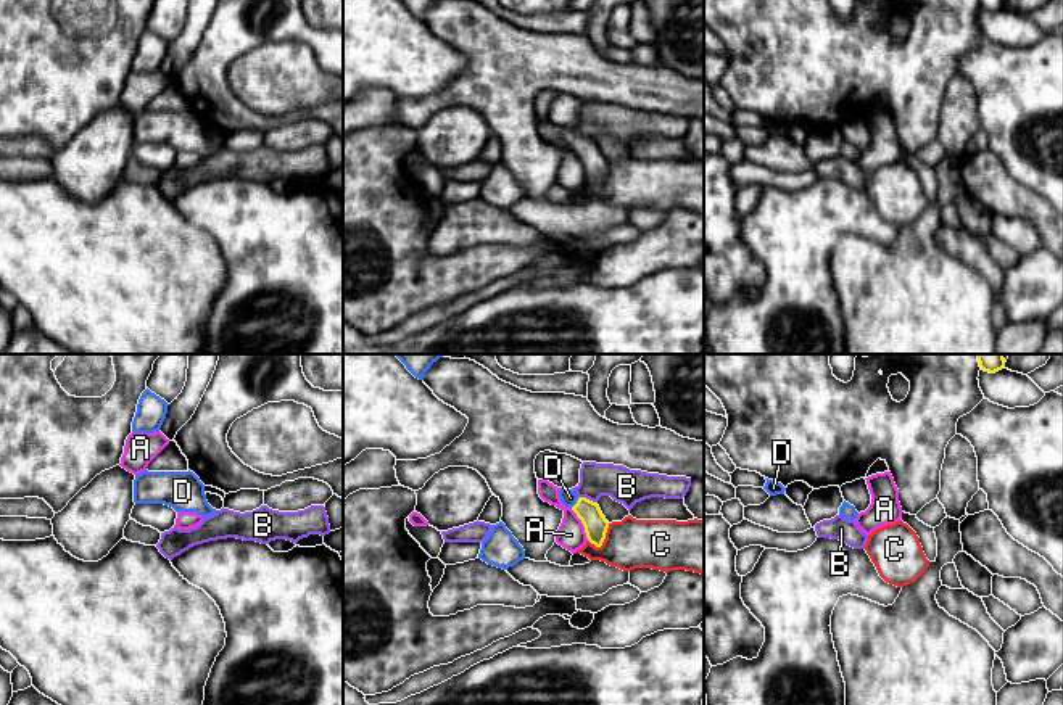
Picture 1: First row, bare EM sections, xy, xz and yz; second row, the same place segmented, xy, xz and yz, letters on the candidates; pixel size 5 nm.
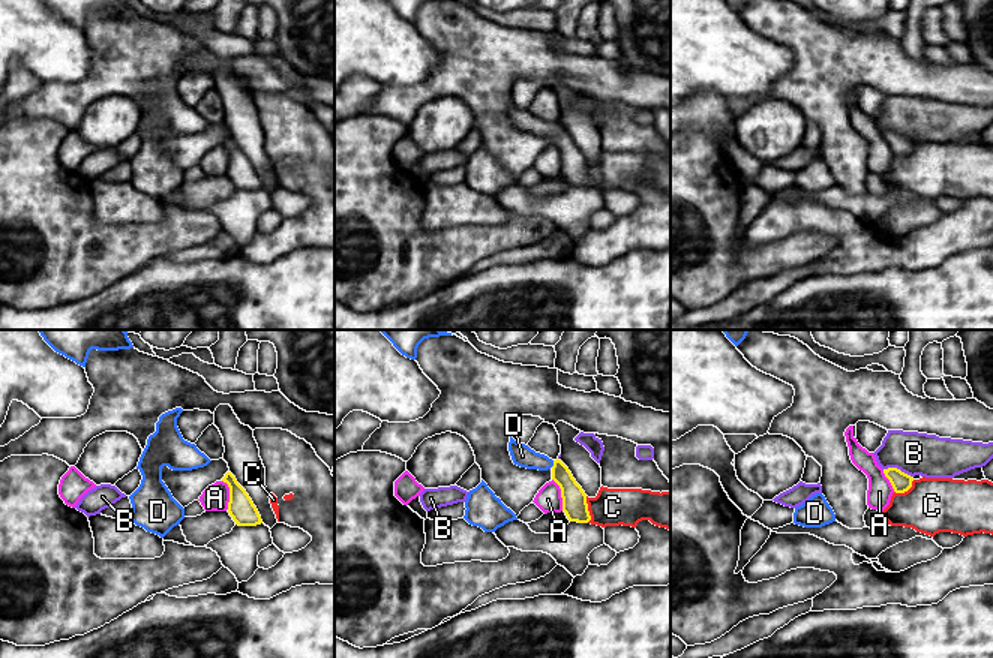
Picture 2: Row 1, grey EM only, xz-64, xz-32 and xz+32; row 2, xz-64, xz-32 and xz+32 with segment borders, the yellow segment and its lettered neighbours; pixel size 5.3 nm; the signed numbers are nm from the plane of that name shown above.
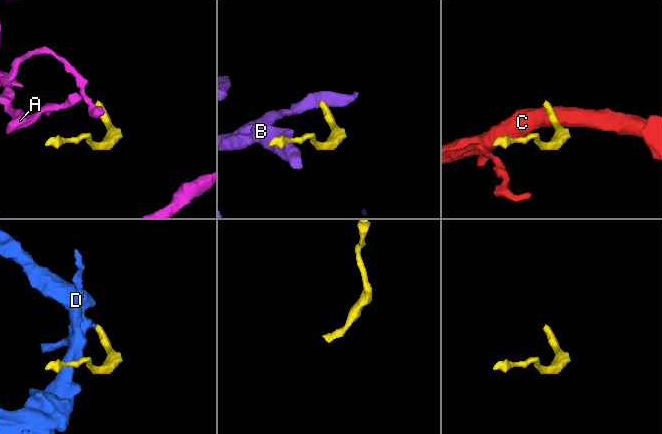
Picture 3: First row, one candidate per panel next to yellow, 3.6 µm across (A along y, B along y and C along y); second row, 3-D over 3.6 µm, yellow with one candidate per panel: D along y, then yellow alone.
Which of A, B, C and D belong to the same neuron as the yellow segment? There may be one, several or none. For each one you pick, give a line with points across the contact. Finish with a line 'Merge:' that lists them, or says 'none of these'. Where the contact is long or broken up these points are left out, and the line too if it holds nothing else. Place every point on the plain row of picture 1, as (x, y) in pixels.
D: Path across: xz (595, 163), (577, 142), (567, 136)
Merge: D

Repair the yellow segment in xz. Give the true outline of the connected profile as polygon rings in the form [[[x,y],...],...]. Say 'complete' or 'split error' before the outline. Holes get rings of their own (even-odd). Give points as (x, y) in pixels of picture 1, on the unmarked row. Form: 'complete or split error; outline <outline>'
split error; outline [[[562,127],[559,130],[559,137],[562,143],[570,146],[581,159],[588,180],[596,187],[601,187],[606,179],[609,161],[602,155],[598,142],[586,137],[578,137],[572,129]]]

